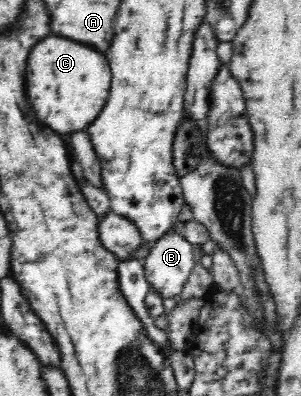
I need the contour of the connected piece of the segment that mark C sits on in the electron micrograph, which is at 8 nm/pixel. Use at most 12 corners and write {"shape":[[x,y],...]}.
{"shape":[[70,39],[32,47],[26,93],[58,133],[86,127],[110,87],[105,55]]}

